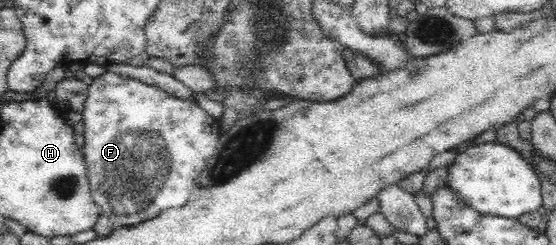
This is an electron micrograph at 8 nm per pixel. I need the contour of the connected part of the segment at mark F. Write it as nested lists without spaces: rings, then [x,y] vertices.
[[[105,71],[98,77],[95,77],[94,82],[88,86],[88,95],[84,102],[82,116],[84,126],[82,153],[87,169],[86,175],[89,181],[89,190],[95,203],[101,207],[102,212],[111,218],[116,228],[135,226],[149,220],[149,218],[155,218],[157,214],[151,214],[151,212],[159,212],[159,206],[157,206],[159,196],[161,196],[161,200],[163,198],[167,200],[167,204],[165,204],[167,208],[183,206],[187,202],[187,198],[191,196],[191,188],[194,187],[196,178],[205,168],[207,159],[210,159],[218,149],[221,133],[219,120],[199,107],[199,103],[196,100],[180,100],[180,98],[175,98],[158,87],[148,86],[147,83],[140,82],[139,79],[128,78],[127,75],[115,73],[115,71]]]

